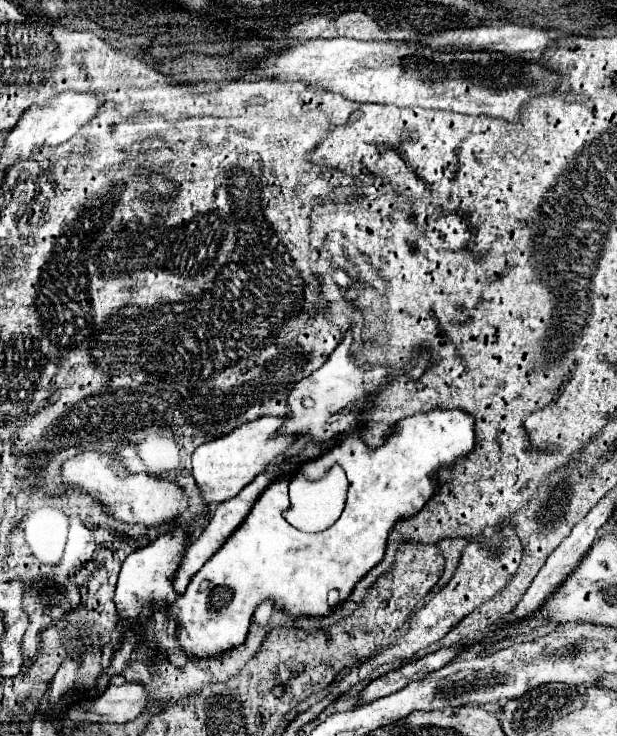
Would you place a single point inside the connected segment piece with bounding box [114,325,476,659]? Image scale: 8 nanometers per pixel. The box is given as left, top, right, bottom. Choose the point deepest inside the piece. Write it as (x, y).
(267, 558)

